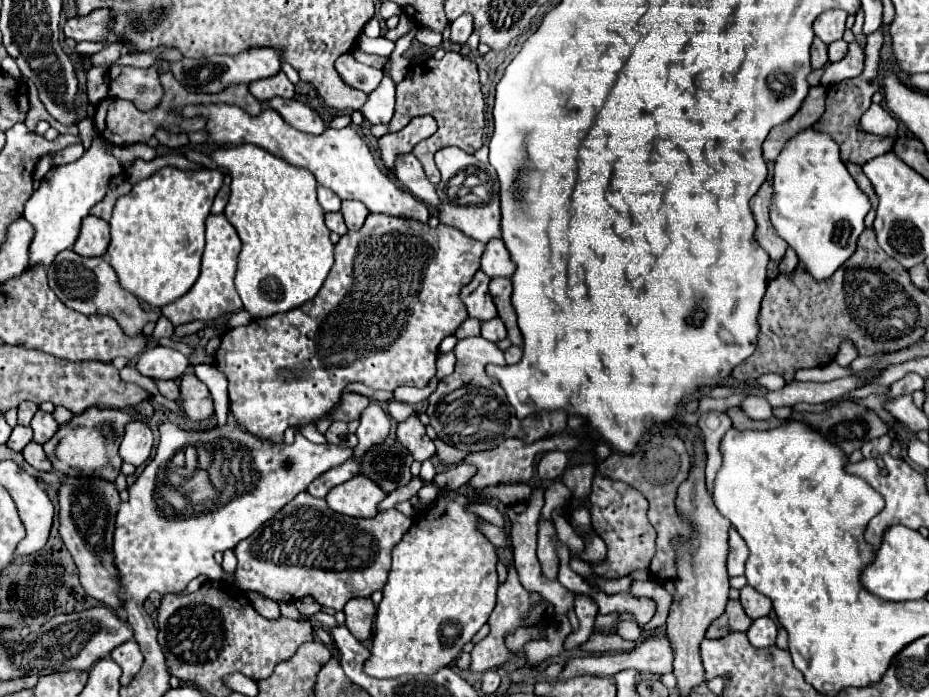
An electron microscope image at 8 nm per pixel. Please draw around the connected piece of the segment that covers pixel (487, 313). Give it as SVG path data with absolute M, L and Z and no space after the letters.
M477 271L473 281L461 289L461 299L467 305L469 317L475 317L479 321L489 321L497 317L495 303L489 295L489 277L483 271Z

